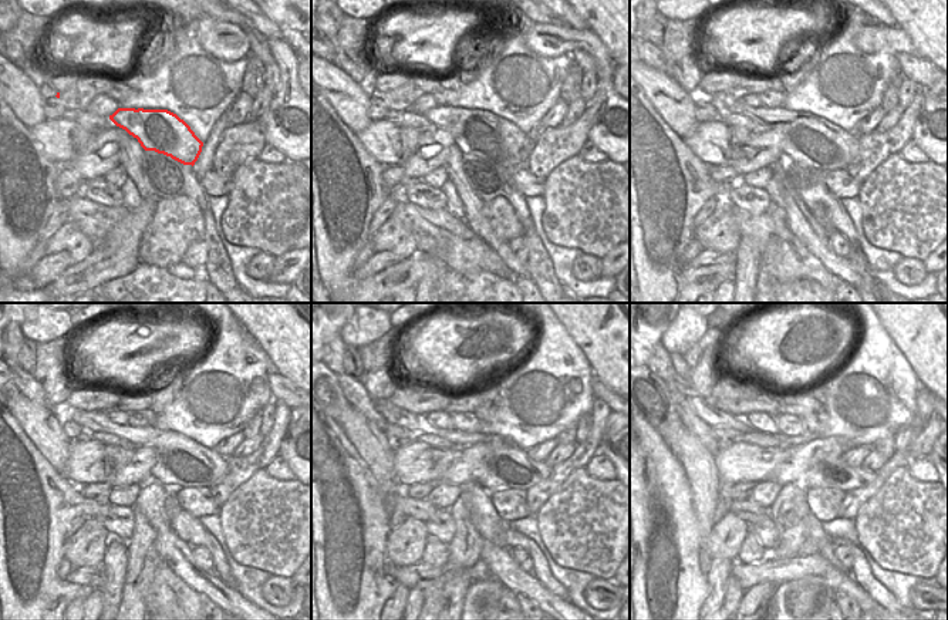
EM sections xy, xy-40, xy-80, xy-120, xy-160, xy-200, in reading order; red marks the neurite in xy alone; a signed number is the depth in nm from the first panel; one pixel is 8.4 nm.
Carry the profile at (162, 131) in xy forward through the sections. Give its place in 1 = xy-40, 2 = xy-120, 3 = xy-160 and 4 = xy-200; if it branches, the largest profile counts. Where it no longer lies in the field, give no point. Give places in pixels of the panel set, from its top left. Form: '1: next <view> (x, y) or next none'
1: next xy-40 (479, 132)
2: next xy-120 (181, 462)
3: next xy-160 (509, 467)
4: next xy-200 (829, 471)

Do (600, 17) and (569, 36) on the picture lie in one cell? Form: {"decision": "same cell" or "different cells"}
{"decision": "different cells"}

